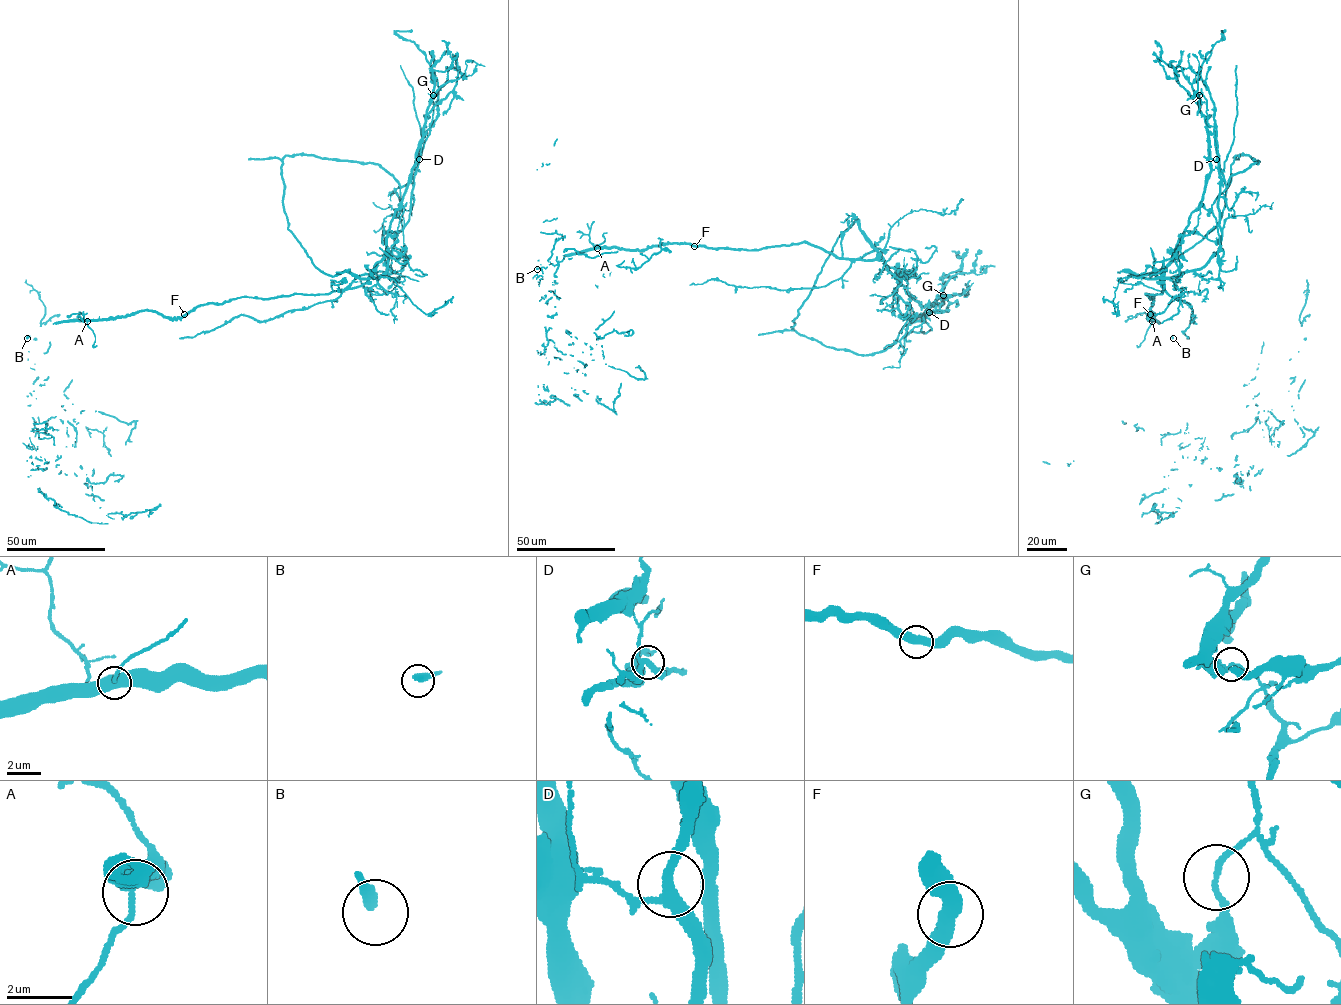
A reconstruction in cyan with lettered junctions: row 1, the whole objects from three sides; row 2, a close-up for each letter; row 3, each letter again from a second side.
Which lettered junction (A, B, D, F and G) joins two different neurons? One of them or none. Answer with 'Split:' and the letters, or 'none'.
Split: G

